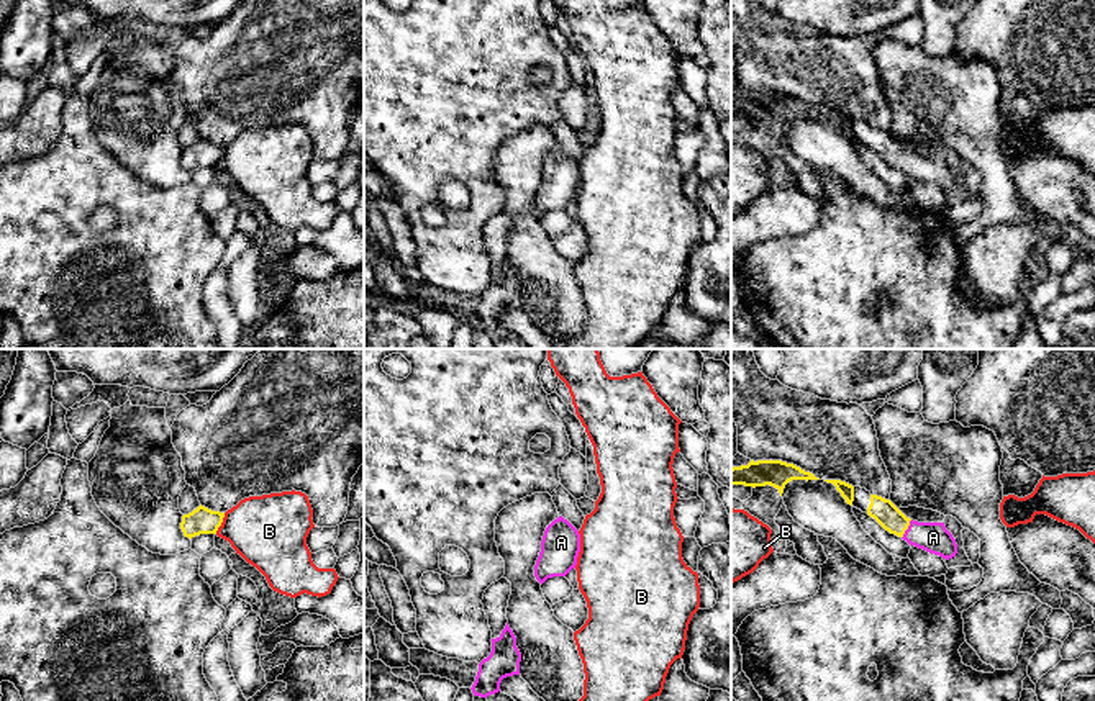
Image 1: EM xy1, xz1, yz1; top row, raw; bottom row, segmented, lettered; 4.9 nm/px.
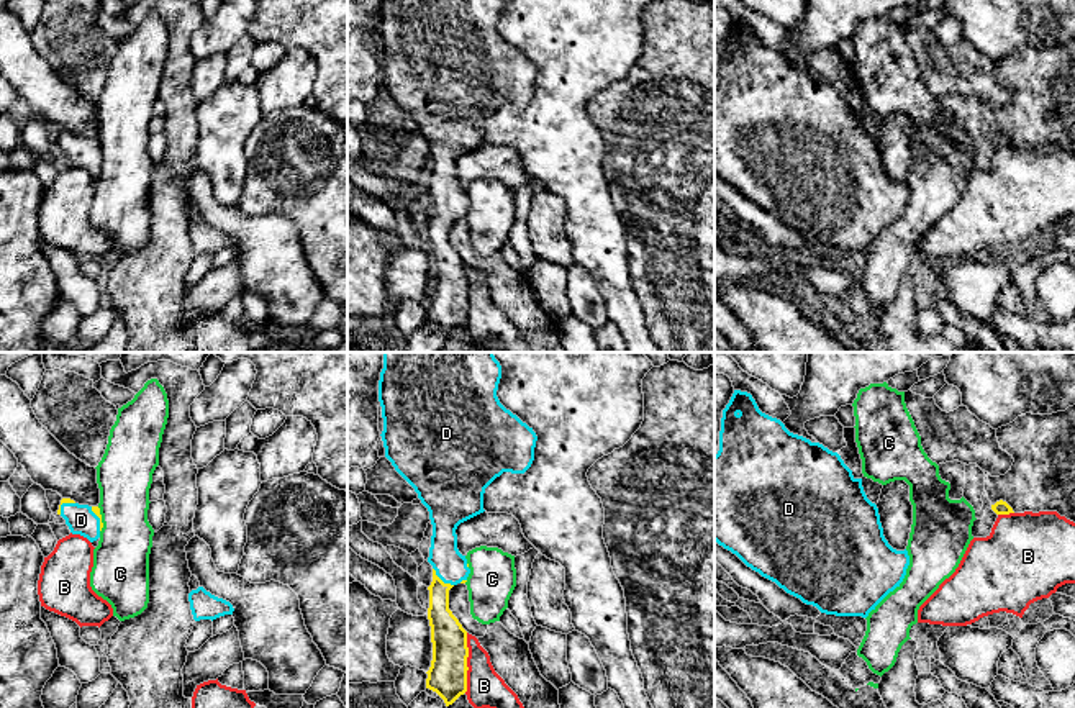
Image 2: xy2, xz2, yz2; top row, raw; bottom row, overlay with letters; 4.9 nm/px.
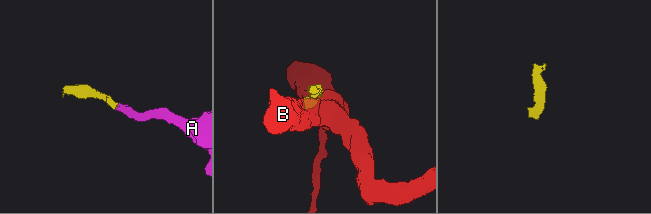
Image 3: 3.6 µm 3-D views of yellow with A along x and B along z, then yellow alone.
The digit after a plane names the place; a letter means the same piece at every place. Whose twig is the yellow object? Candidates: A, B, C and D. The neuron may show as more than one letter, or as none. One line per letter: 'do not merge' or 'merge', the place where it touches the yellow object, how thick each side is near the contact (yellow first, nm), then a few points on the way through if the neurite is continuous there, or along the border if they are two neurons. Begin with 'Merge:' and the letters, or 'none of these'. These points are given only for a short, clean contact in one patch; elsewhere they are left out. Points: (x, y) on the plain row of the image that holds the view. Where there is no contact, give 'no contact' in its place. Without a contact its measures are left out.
Merge: A, D
A: merge | yz1 (907, 161) | 120/150 nm | across yz1 (884, 144), (895, 156), (907, 161), (917, 167), (933, 171)
B: do not merge | xz2 (466, 295) | 190/190 nm
C: do not merge | xy2 (100, 153) | 40/280 nm | along xy2 (97, 140), (102, 149), (100, 164)
D: merge | xz2 (439, 212) | 140/160 nm | across xz2 (444, 259), (439, 249), (439, 212), (451, 199)

